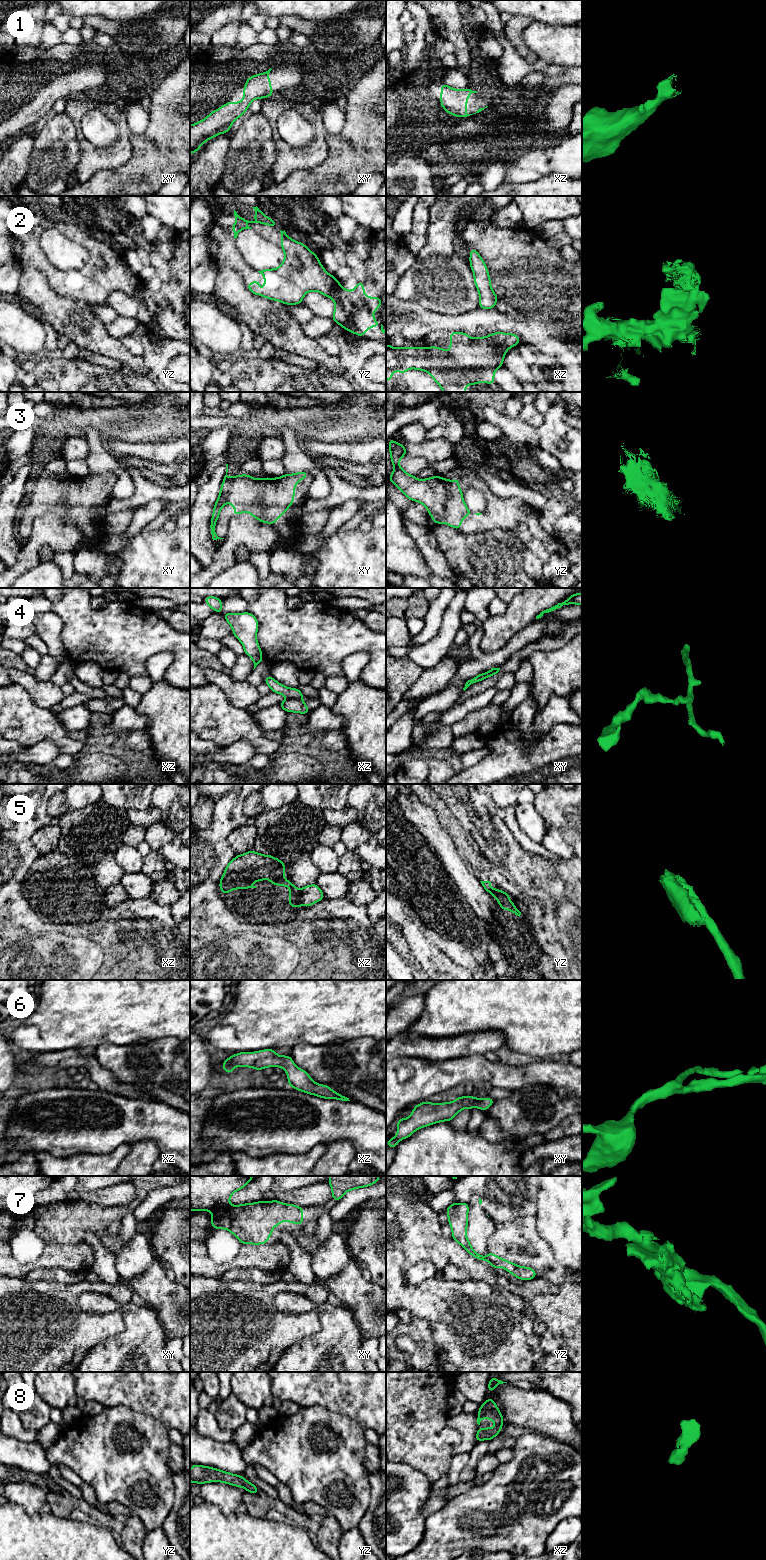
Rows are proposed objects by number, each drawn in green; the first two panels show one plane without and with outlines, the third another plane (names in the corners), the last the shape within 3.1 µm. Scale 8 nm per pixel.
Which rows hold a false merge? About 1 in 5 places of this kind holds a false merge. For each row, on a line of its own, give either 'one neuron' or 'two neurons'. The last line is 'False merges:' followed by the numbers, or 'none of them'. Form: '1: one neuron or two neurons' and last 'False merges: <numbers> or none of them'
1: one neuron
2: one neuron
3: one neuron
4: two neurons
5: two neurons
6: one neuron
7: two neurons
8: one neuron
False merges: 4, 5, 7

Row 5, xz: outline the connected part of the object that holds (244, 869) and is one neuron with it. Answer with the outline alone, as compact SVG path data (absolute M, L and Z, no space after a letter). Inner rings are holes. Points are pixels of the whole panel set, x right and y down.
M254 850L236 855L224 870L219 882L220 891L227 894L233 889L256 888L257 886L253 886L252 882L262 882L268 878L273 886L289 887L289 907L301 907L298 889L292 882L285 879L285 866L287 865L280 859L274 858L272 855L257 853Z

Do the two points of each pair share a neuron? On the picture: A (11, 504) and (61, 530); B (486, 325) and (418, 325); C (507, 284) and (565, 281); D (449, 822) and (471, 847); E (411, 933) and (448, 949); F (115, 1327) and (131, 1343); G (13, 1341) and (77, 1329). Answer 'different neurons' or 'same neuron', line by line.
A: different neurons
B: same neuron
C: same neuron
D: same neuron
E: different neurons
F: different neurons
G: same neuron

